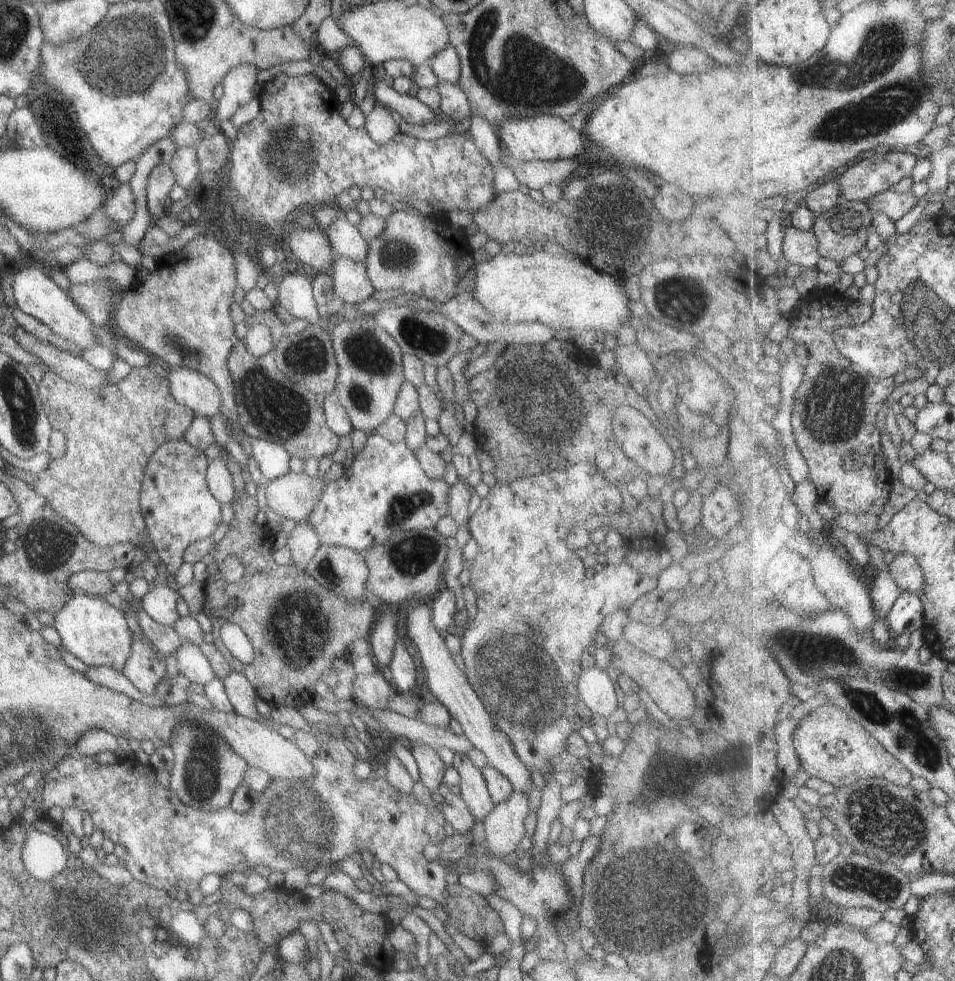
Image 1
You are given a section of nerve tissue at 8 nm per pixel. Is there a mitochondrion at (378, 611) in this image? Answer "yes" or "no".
no

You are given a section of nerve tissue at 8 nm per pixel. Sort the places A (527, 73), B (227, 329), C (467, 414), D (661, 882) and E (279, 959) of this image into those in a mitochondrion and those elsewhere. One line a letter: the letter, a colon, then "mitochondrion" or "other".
A: mitochondrion
B: other
C: other
D: mitochondrion
E: other

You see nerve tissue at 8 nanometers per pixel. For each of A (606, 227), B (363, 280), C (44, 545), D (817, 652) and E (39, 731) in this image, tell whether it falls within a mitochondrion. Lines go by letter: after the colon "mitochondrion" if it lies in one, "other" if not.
A: mitochondrion
B: other
C: mitochondrion
D: mitochondrion
E: mitochondrion

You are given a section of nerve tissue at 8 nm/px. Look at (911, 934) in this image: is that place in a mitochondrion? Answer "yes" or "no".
no

